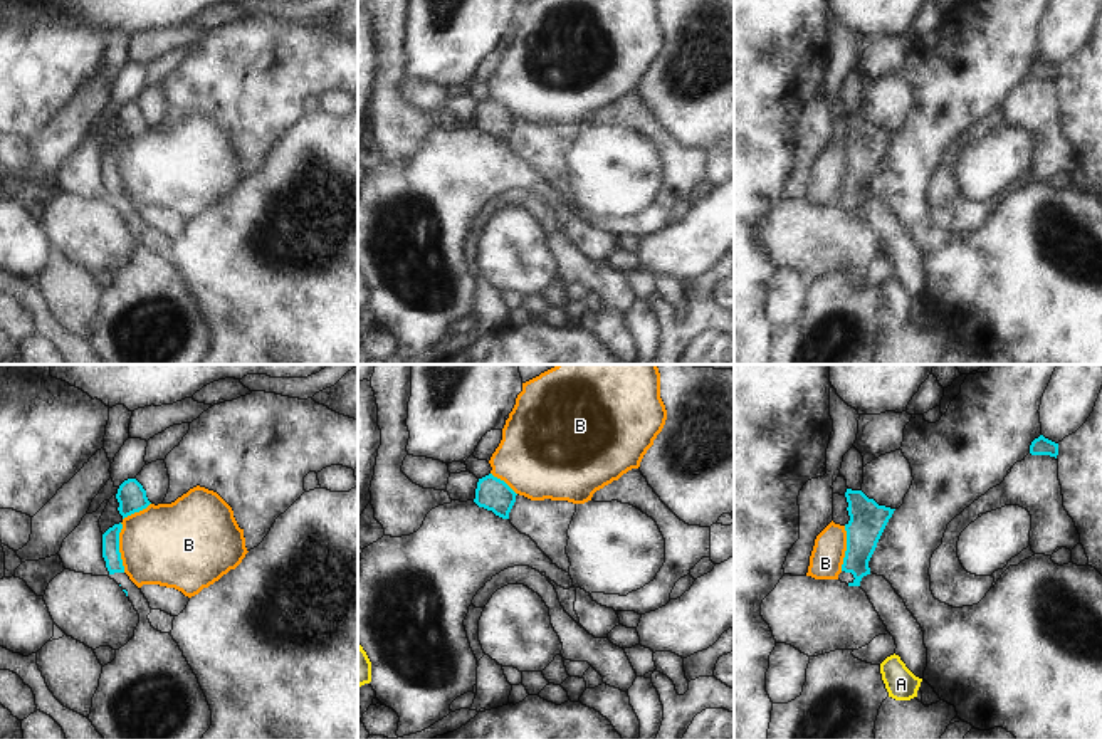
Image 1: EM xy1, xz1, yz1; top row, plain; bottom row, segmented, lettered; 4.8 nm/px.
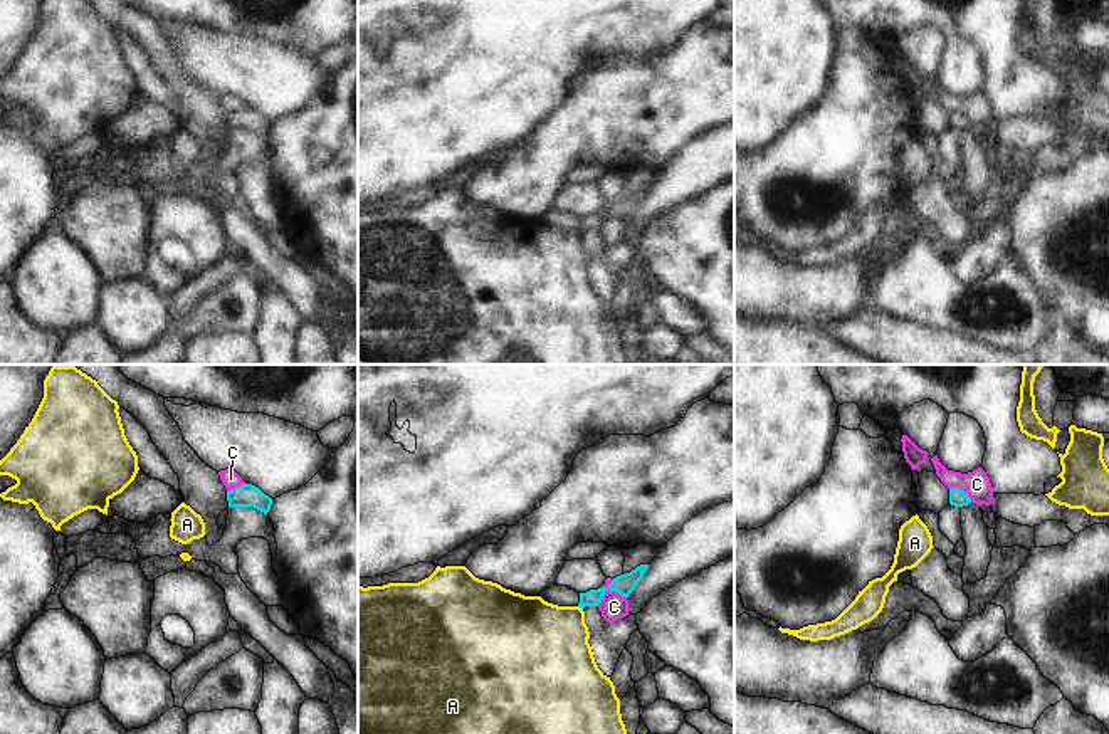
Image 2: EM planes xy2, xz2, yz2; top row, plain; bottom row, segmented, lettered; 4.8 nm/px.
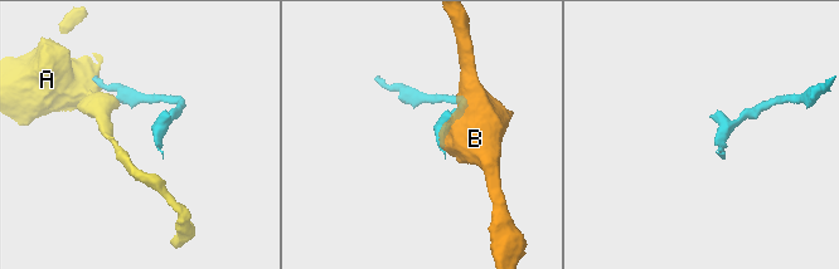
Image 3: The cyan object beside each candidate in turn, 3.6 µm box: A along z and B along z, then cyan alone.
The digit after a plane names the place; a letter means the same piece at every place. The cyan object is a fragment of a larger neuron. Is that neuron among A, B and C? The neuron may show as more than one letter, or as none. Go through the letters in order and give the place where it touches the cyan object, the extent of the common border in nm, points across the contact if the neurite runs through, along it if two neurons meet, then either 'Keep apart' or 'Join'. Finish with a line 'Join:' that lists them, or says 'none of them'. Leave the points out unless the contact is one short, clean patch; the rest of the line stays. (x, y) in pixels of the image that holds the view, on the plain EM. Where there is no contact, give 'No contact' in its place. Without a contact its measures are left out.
A: Touches cyan at xz2 (580, 230). Shared border 30 nm. Keep apart
B: Touches cyan at xy1 (118, 172). Shared border 240 nm. Boundary: xy1 (120, 146), (120, 182), (125, 195). Keep apart
C: Touches cyan at xz2 (609, 212). Shared border 150 nm. Boundary: xz2 (625, 220), (607, 214), (597, 229). Keep apart
Join: none of them

